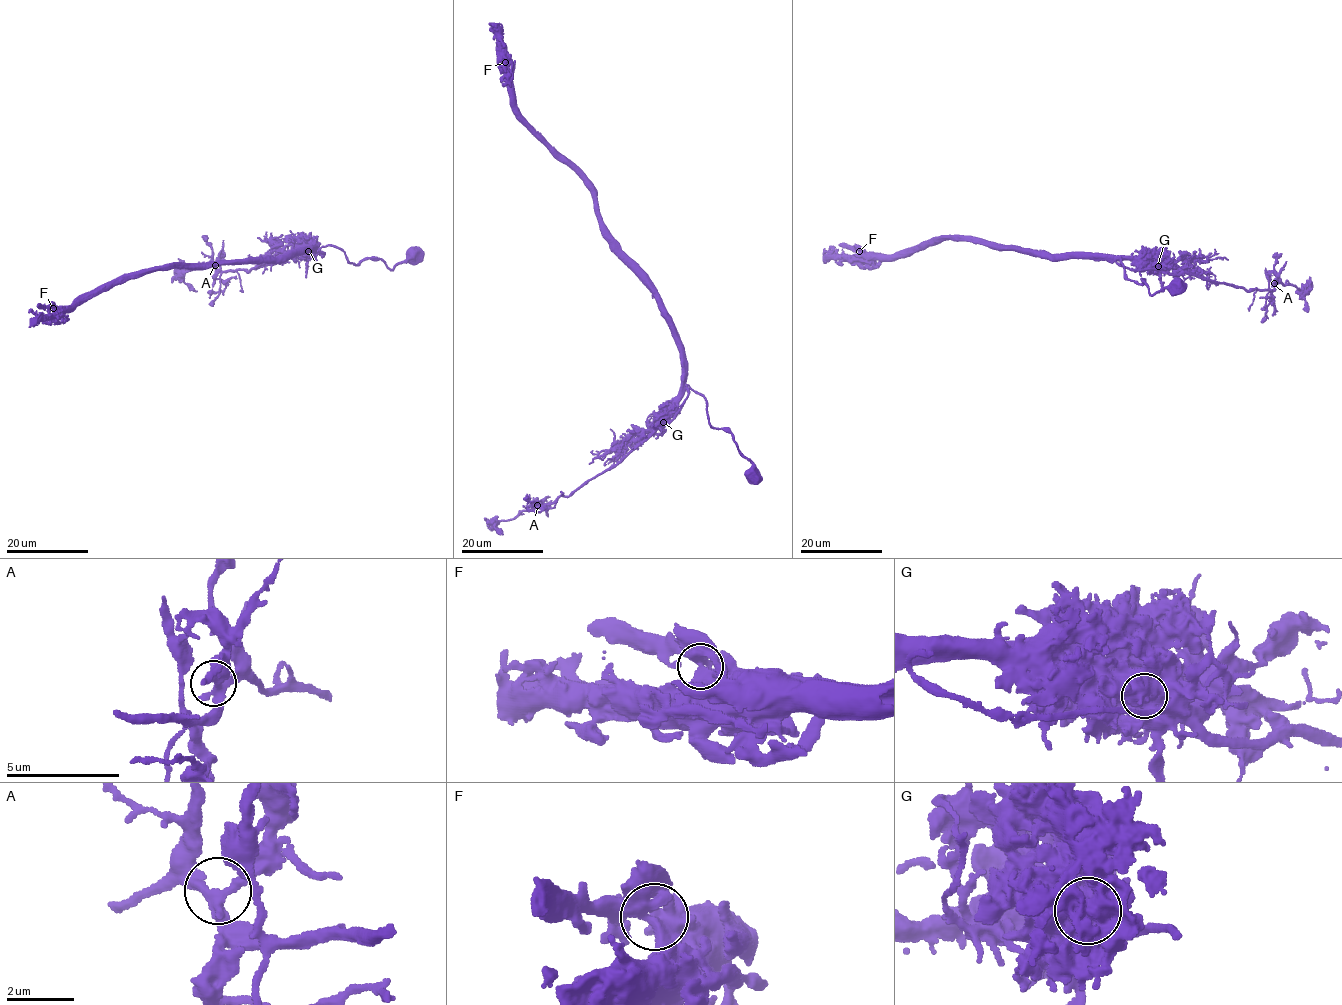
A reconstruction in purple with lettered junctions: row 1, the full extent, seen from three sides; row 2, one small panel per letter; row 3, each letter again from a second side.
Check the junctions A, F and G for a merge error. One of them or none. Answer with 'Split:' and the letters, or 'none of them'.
Split: G

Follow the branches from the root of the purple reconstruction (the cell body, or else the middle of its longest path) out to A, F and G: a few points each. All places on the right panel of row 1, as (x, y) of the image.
A: (1175, 286), (1150, 294), (1144, 279), (1130, 281), (1116, 260), (1246, 290), (1274, 283)
F: (1175, 286), (1150, 294), (1116, 260), (1156, 269), (1139, 260), (939, 236), (901, 256), (859, 251)
G: (1175, 286), (1150, 294), (1144, 279), (1142, 284), (1130, 281), (1121, 259), (1116, 260), (1133, 269), (1158, 266)

